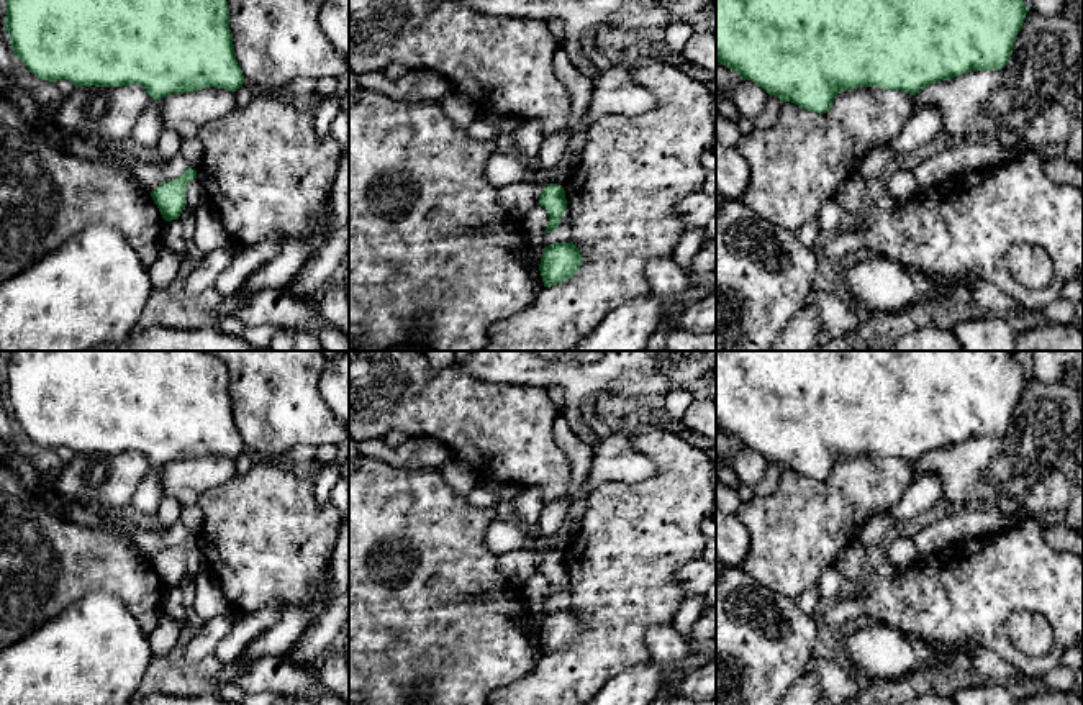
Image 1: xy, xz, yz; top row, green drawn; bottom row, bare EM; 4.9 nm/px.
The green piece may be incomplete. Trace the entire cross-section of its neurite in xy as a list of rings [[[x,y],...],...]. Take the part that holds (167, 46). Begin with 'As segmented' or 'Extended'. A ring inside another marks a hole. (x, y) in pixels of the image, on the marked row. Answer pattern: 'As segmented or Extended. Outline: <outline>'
As segmented. Outline: [[[7,0],[5,30],[15,57],[41,80],[138,84],[154,100],[206,87],[236,92],[244,84],[226,0]]]

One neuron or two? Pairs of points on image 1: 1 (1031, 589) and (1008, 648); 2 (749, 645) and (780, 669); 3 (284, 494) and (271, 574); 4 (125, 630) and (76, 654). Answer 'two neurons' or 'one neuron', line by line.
1: one neuron
2: one neuron
3: one neuron
4: one neuron

